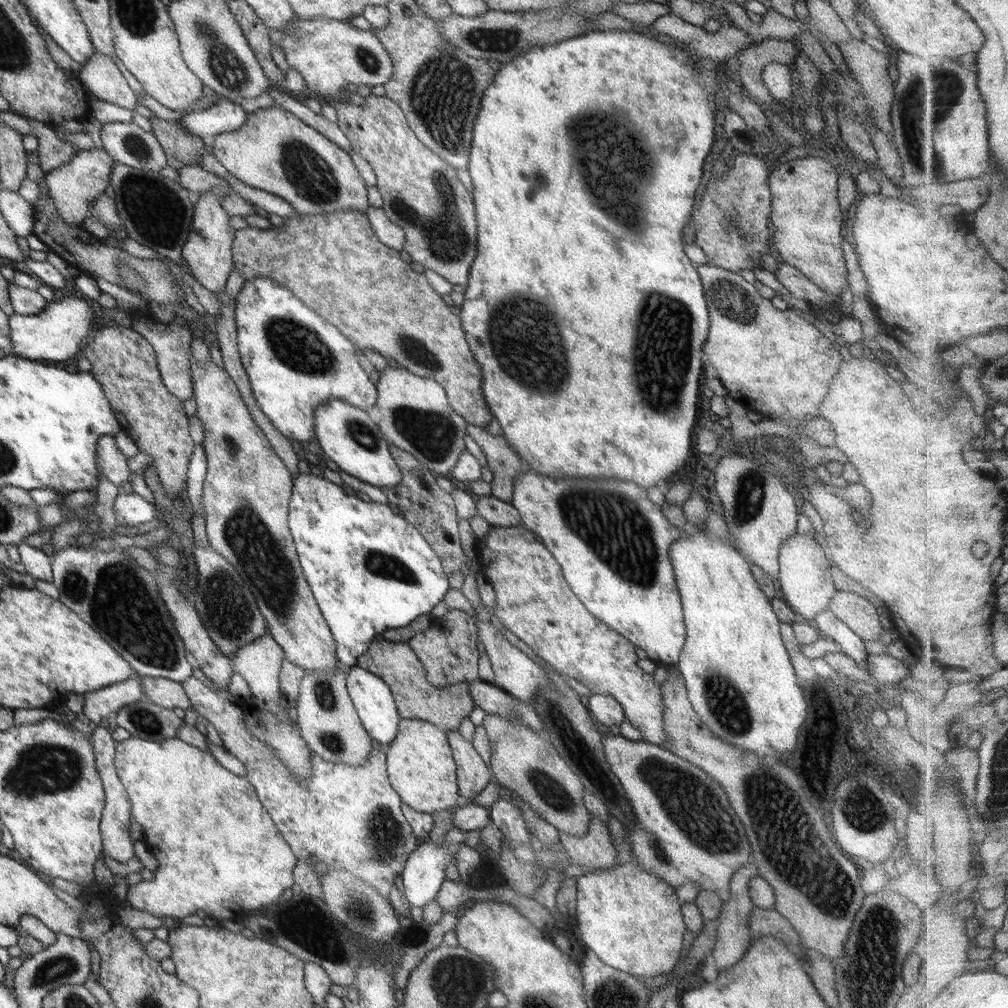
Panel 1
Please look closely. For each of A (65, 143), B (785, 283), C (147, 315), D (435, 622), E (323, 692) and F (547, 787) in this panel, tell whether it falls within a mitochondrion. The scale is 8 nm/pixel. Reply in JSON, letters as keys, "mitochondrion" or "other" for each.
{"A":"other","B":"other","C":"other","D":"other","E":"mitochondrion","F":"mitochondrion"}

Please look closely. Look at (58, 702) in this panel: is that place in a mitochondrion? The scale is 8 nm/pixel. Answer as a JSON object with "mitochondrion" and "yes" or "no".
{"mitochondrion":"no"}

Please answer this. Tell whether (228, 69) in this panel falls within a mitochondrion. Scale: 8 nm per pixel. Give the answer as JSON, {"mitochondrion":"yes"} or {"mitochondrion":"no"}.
{"mitochondrion":"yes"}

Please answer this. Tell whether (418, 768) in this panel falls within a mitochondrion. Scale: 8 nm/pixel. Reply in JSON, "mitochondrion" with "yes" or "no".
{"mitochondrion":"no"}

